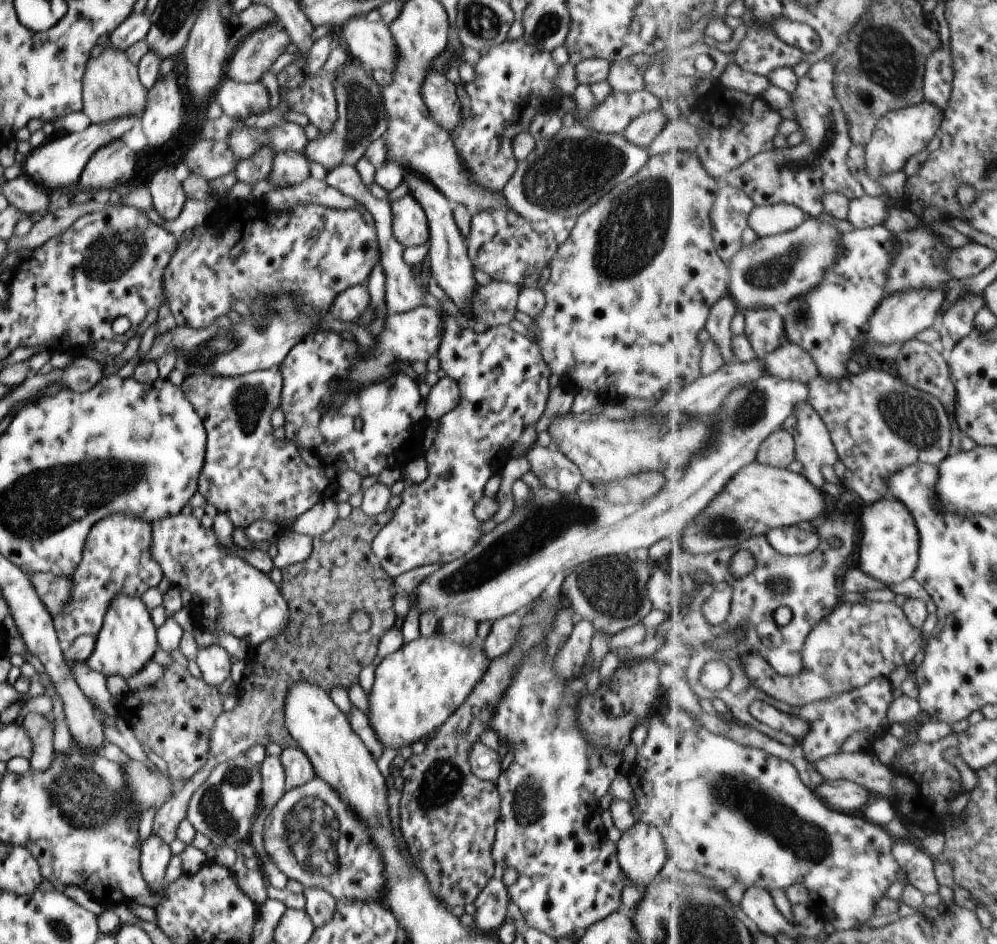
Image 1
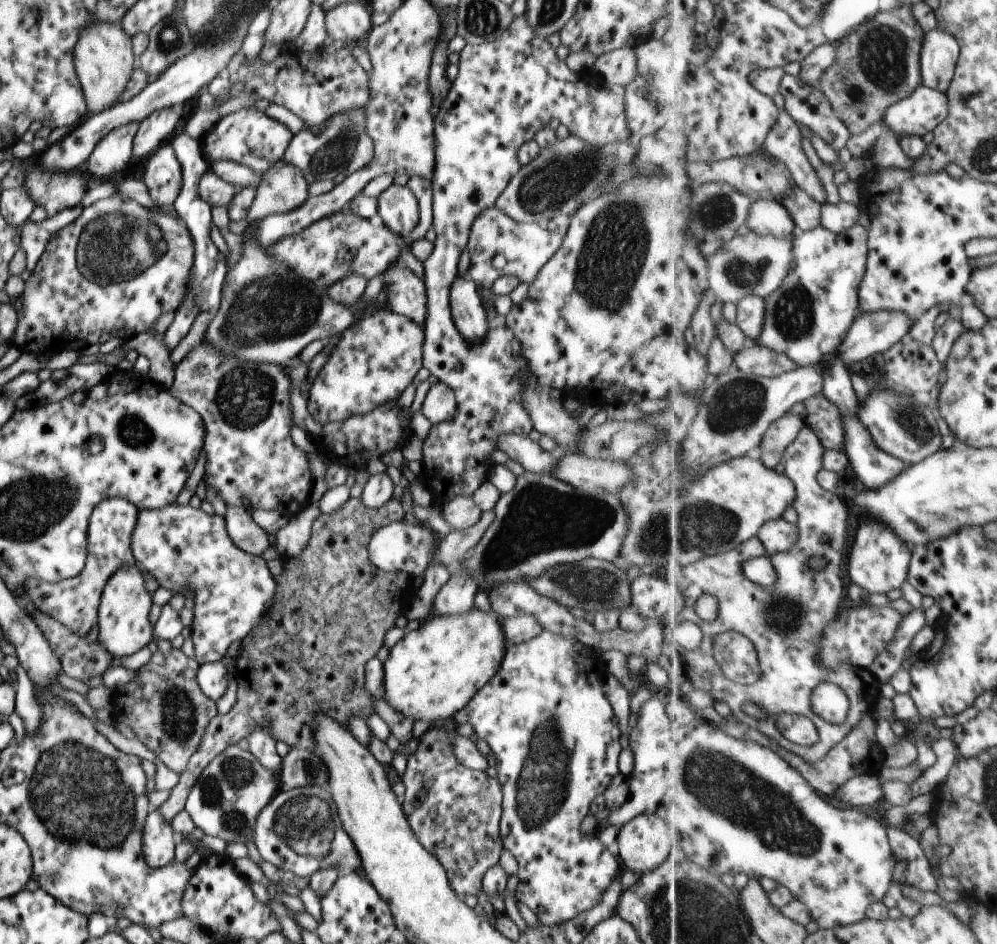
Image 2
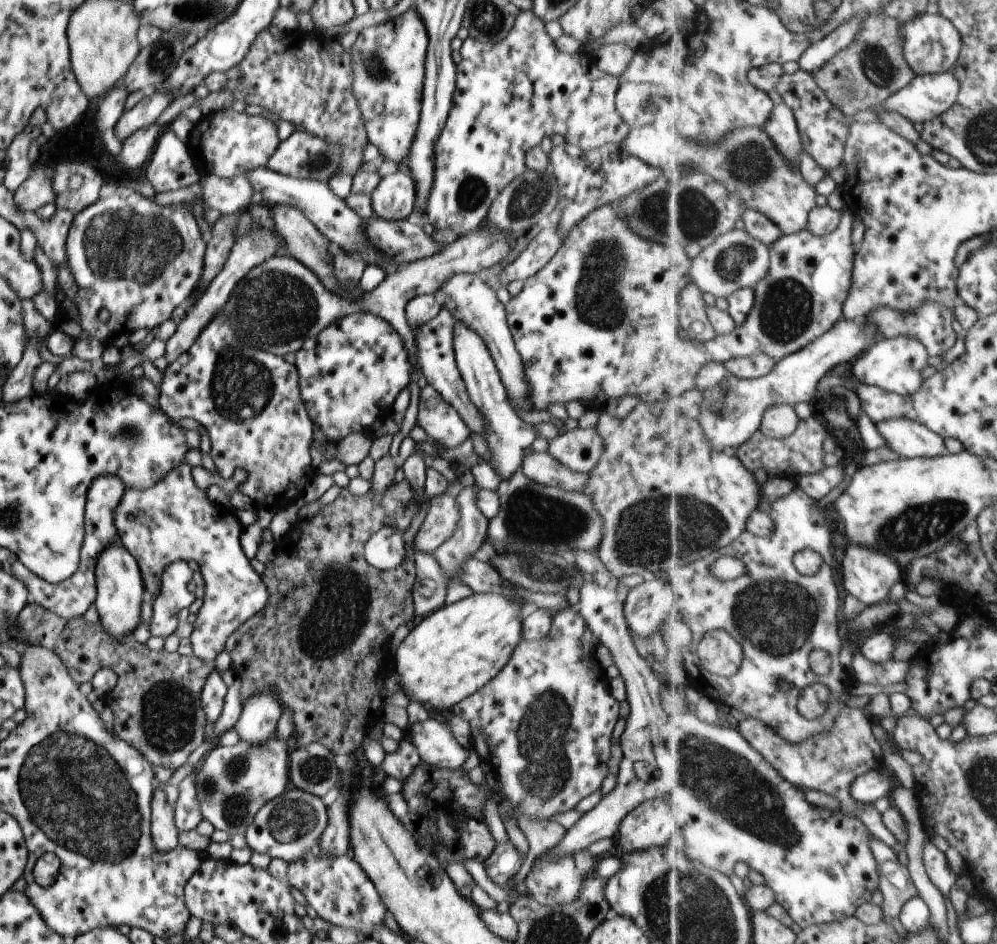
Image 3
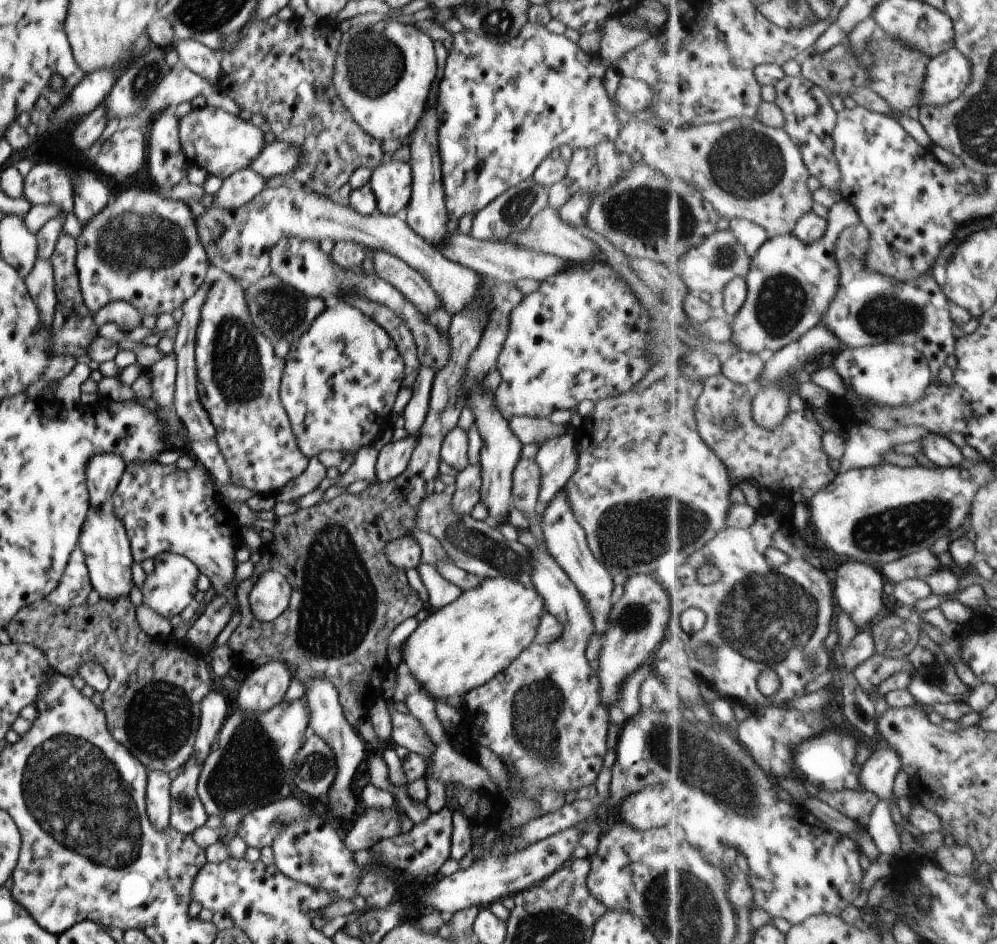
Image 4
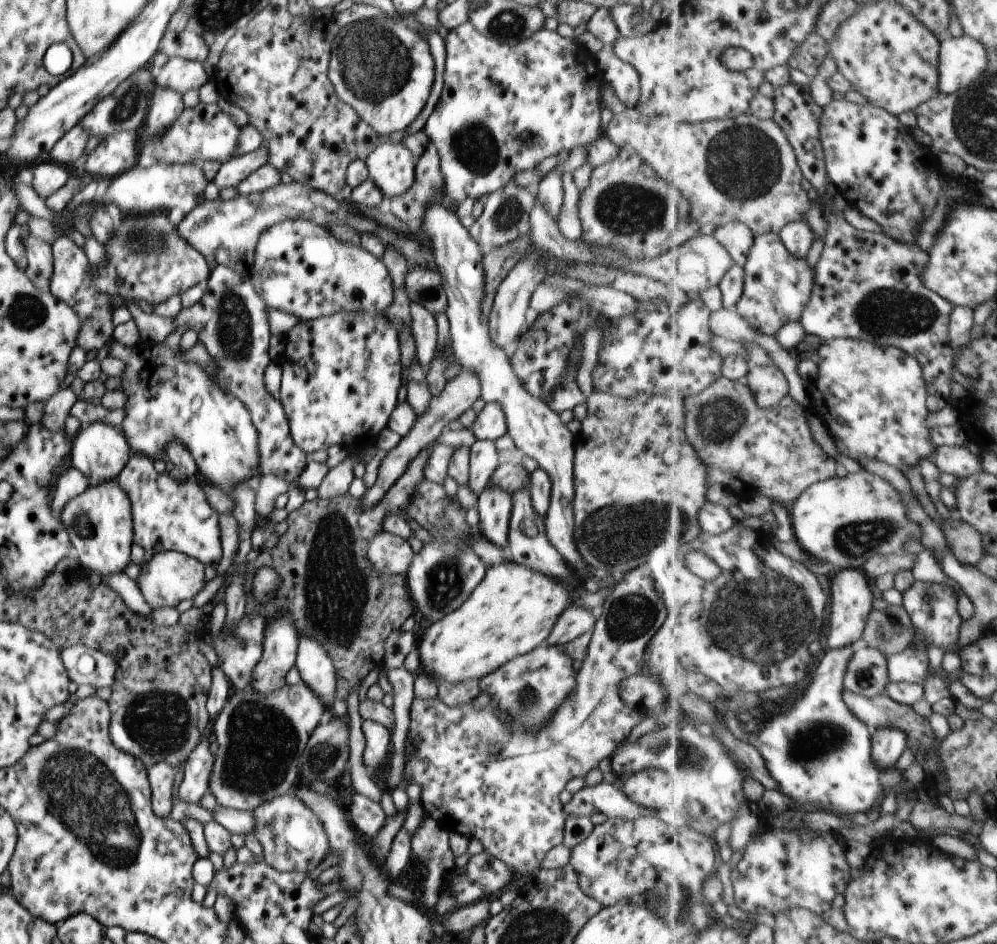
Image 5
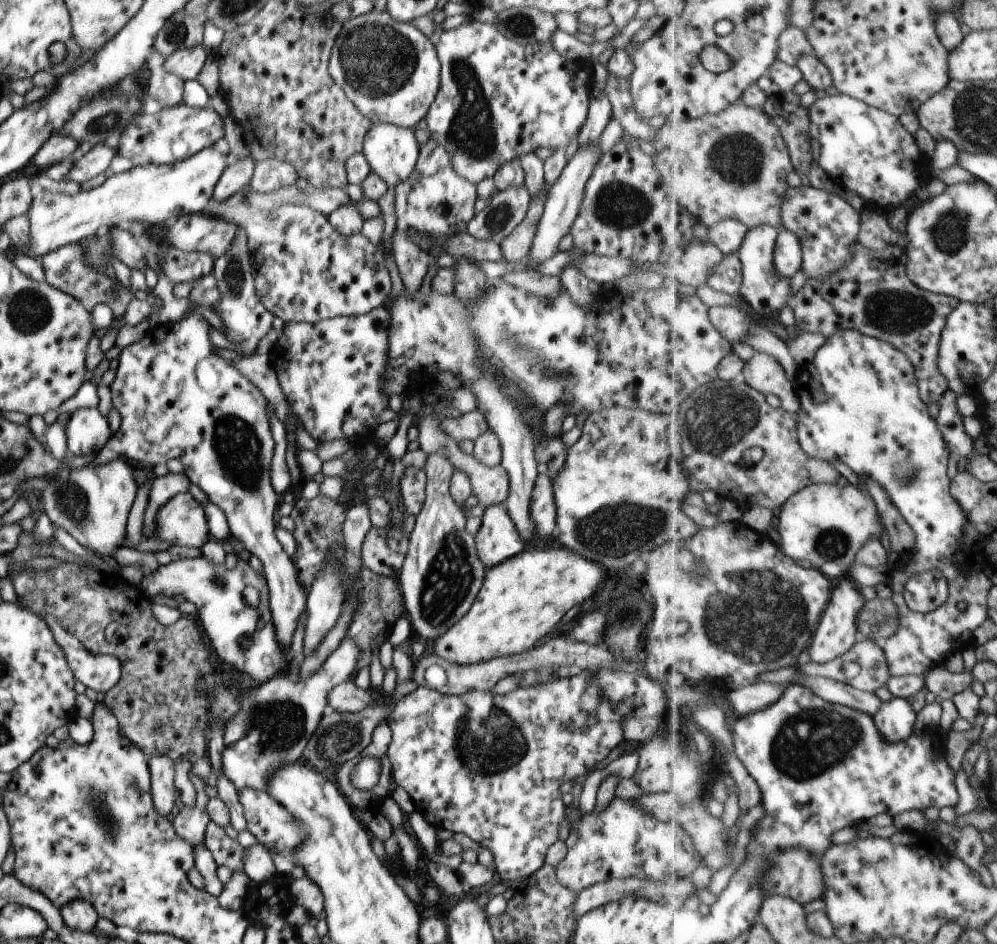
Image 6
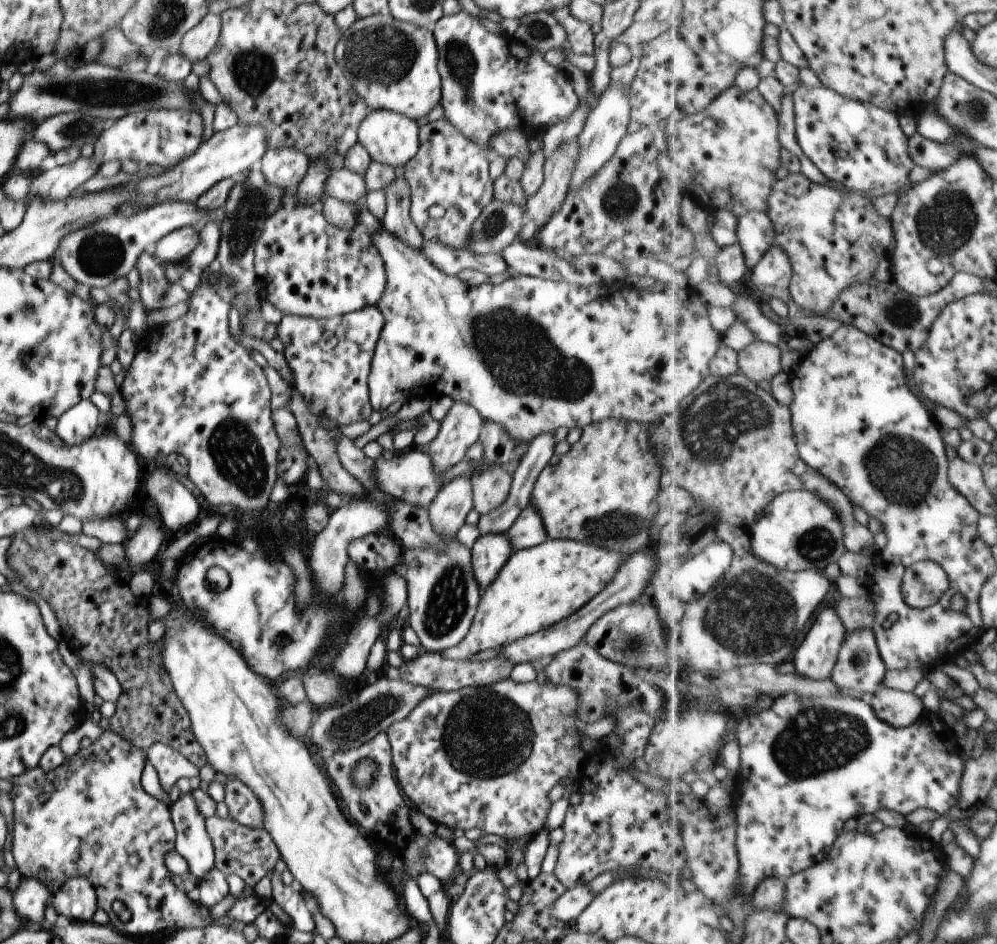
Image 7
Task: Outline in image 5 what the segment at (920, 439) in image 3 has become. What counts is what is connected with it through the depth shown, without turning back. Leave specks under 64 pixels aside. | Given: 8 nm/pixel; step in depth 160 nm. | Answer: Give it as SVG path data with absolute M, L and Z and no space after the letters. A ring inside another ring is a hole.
M940 446L936 448L933 463L939 472L961 476L963 479L981 470L981 458L977 458L966 446Z

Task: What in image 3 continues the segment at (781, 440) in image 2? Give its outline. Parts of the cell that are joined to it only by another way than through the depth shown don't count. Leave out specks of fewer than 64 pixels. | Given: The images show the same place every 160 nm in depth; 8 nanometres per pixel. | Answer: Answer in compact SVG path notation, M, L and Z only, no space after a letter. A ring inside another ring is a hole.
M774 404L766 410L760 430L766 437L784 439L795 434L799 423L799 416L793 406Z

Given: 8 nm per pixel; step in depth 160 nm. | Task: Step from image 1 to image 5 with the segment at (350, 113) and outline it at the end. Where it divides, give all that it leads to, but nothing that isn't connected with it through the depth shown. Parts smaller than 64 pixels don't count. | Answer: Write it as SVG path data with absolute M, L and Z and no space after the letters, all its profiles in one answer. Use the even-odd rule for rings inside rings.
M263 146L249 153L235 155L220 164L212 182L218 189L235 189L241 180L267 163L267 159L268 150Z

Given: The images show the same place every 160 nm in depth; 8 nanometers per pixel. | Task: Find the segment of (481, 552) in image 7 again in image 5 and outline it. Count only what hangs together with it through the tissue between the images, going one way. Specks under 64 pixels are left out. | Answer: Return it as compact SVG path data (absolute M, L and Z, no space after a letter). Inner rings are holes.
M499 486L485 487L476 498L477 527L483 538L497 547L505 547L508 520L512 509L511 495Z

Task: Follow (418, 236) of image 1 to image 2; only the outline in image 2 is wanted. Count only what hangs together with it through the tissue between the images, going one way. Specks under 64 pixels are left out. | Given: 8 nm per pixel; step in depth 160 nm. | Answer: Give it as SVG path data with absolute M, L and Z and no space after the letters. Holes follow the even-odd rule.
M392 184L377 197L382 224L399 236L407 236L417 224L417 201L407 185Z

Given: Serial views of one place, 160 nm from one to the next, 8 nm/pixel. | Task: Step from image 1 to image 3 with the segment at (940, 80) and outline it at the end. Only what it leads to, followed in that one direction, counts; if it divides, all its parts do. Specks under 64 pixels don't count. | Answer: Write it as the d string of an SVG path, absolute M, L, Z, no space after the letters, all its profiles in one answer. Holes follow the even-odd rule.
M928 10L917 15L913 21L902 23L904 34L904 55L917 75L938 75L954 71L962 51L962 36L957 27L936 10Z

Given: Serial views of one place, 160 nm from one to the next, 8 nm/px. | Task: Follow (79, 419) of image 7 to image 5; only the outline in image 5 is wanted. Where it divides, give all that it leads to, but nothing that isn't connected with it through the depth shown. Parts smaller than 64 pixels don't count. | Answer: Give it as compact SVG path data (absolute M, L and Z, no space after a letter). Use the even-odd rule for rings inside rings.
M87 423L77 430L72 440L70 464L71 468L77 469L81 475L86 477L88 487L94 487L115 479L130 455L131 450L121 431L105 423Z

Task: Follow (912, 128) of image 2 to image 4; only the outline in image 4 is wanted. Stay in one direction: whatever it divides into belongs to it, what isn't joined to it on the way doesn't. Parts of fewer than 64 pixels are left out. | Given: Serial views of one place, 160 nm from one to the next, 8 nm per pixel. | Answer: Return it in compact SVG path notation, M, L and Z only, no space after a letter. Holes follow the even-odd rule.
M956 47L932 59L924 82L922 105L944 106L957 101L972 83L971 58Z

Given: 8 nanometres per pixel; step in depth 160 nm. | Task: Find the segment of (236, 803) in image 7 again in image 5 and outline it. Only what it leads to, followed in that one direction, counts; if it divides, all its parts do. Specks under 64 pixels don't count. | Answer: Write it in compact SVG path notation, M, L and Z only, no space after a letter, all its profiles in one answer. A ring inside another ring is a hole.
M295 795L272 798L251 810L254 818L254 836L262 848L263 860L282 873L311 872L330 852L327 835L321 821Z

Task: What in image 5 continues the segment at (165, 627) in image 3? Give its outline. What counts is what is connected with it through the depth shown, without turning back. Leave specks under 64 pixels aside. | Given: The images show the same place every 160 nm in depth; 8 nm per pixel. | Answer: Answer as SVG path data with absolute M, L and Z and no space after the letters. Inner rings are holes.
M177 551L156 552L146 563L141 564L138 576L134 579L145 602L152 609L173 608L181 600L193 598L206 583L203 579L204 566L194 558Z

